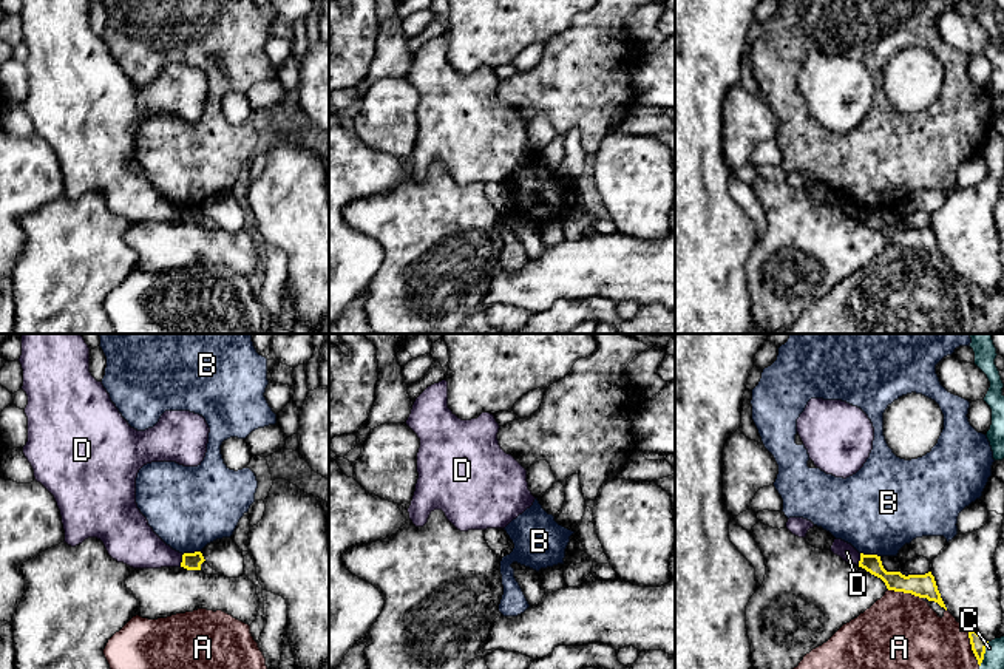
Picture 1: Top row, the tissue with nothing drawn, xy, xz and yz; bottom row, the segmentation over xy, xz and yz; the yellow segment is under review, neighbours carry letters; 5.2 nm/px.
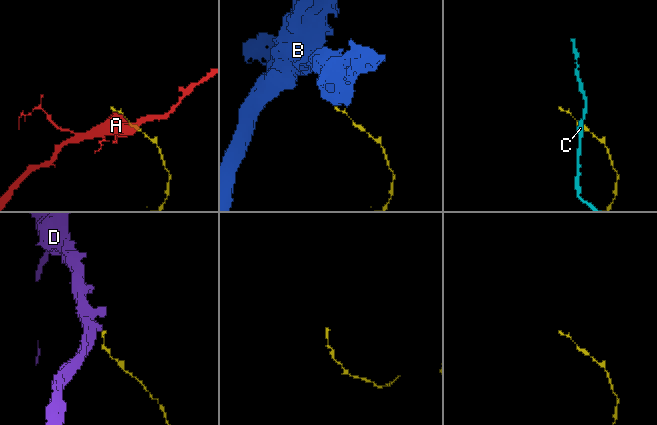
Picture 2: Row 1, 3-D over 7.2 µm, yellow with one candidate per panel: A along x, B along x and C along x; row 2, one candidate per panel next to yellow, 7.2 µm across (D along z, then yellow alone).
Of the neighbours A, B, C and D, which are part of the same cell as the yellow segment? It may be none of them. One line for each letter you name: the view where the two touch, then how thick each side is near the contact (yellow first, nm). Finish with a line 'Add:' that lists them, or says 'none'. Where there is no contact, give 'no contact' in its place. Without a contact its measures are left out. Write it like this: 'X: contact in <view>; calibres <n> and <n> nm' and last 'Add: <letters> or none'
Add: none

